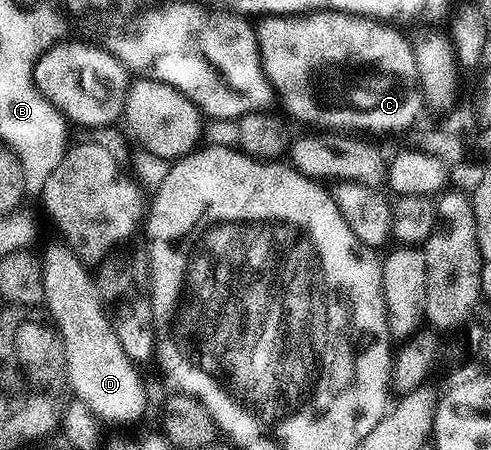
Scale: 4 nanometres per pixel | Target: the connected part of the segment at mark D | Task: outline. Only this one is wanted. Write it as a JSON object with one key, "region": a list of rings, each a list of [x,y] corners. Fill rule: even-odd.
{"region":[[[58,244],[47,245],[41,252],[45,283],[43,299],[48,306],[51,304],[50,320],[63,340],[70,392],[85,402],[100,420],[135,419],[147,409],[147,389],[136,372],[137,365],[121,347],[115,326],[105,308],[104,294],[95,293],[92,270],[79,260],[70,245]]]}

